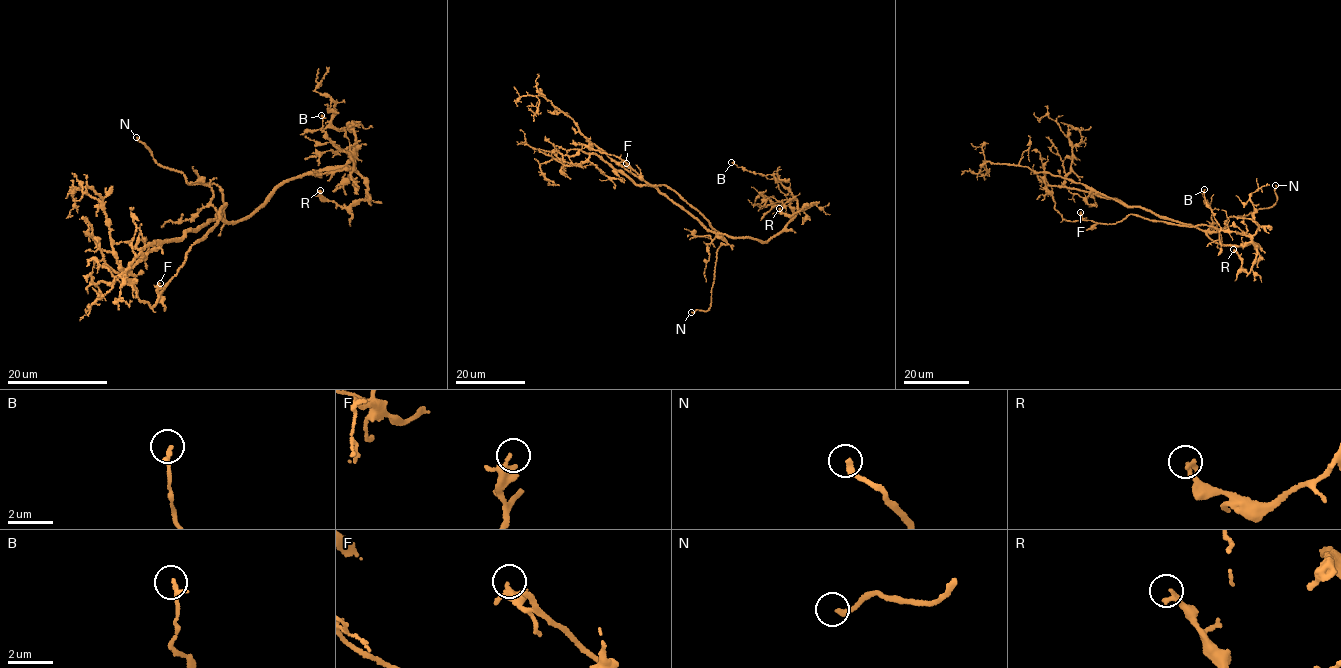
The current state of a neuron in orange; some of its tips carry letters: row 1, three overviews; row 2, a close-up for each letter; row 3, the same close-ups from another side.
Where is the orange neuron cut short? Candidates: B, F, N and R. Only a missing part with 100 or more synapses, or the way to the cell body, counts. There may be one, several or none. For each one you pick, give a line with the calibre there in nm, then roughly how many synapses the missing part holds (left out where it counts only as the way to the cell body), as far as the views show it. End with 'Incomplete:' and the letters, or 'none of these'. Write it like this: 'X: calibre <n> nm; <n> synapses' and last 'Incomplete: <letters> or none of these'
N: calibre 220 nm
Incomplete: N

